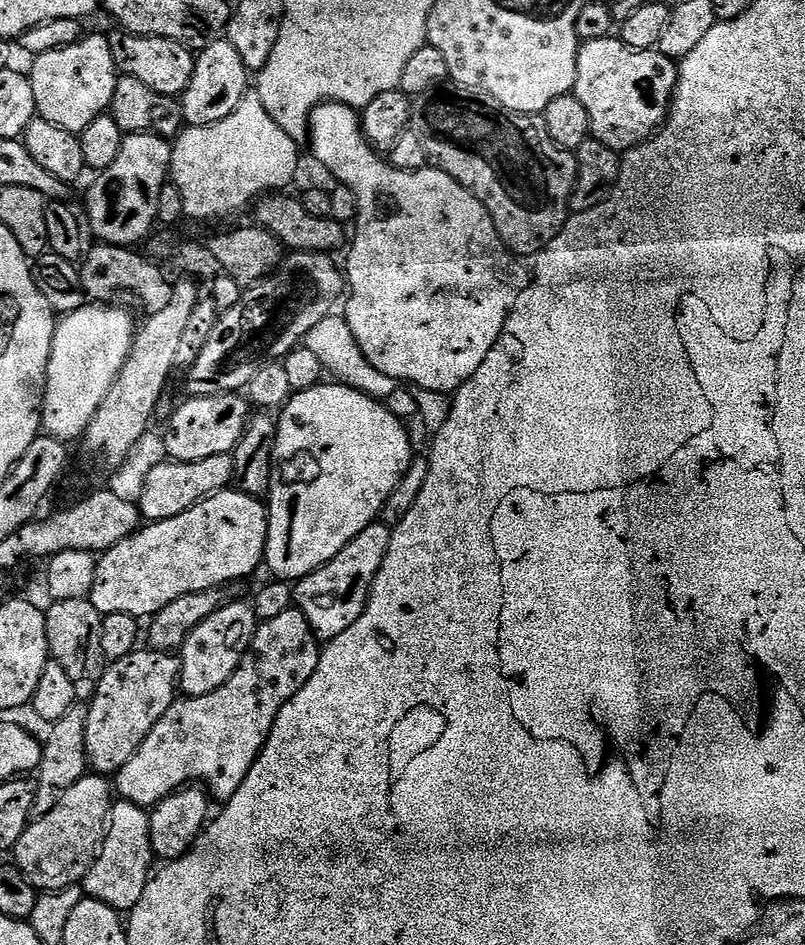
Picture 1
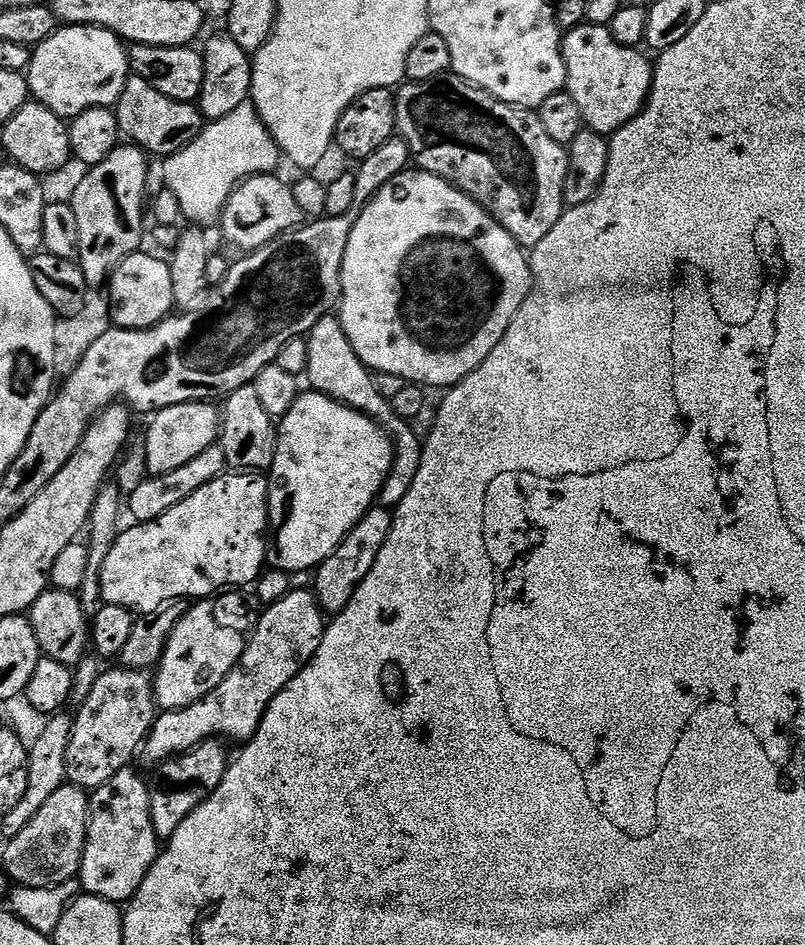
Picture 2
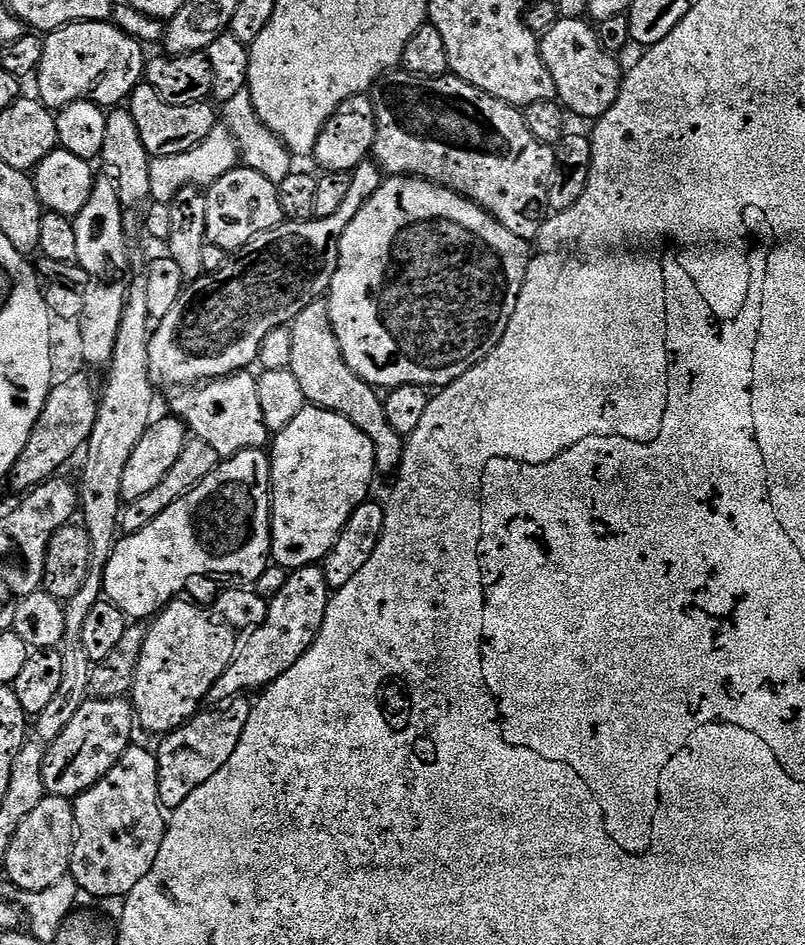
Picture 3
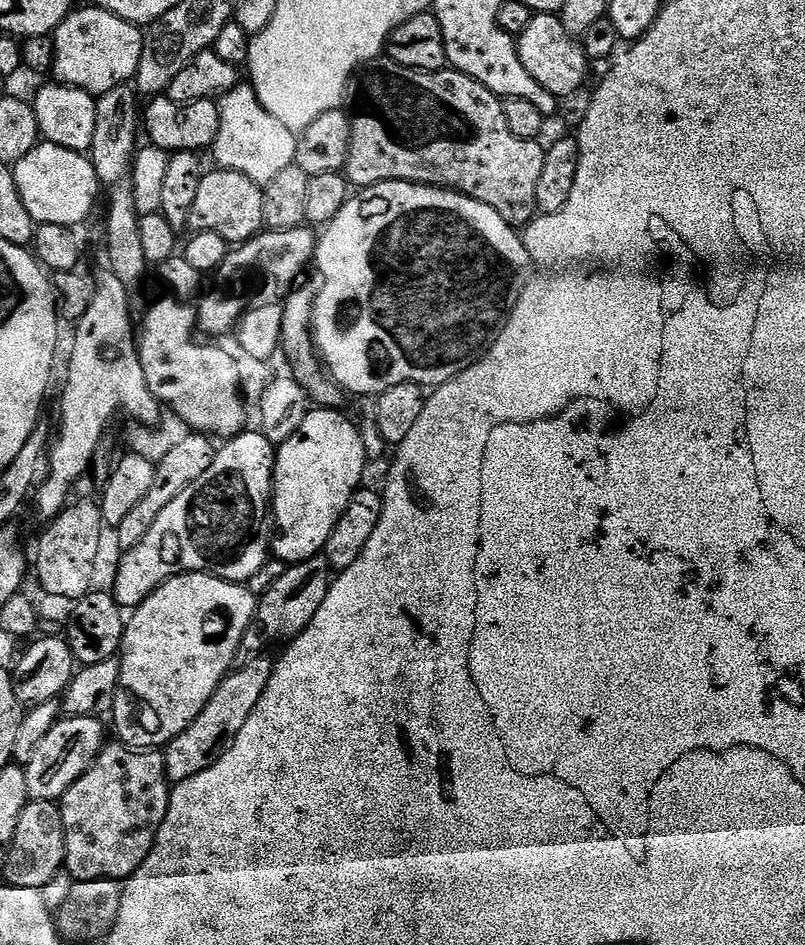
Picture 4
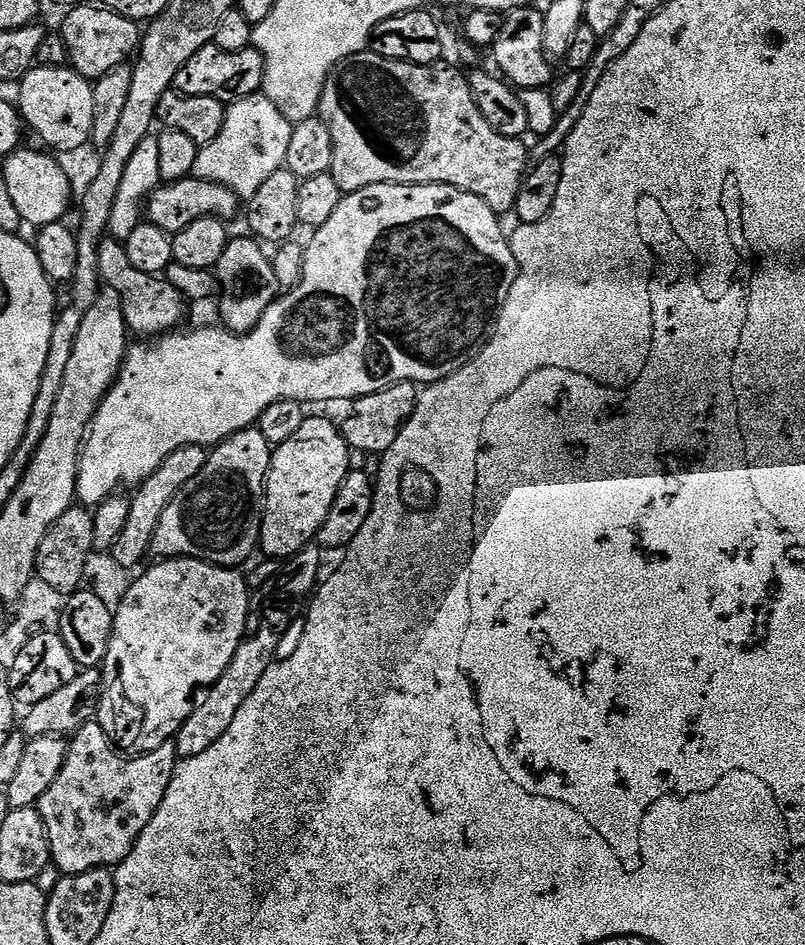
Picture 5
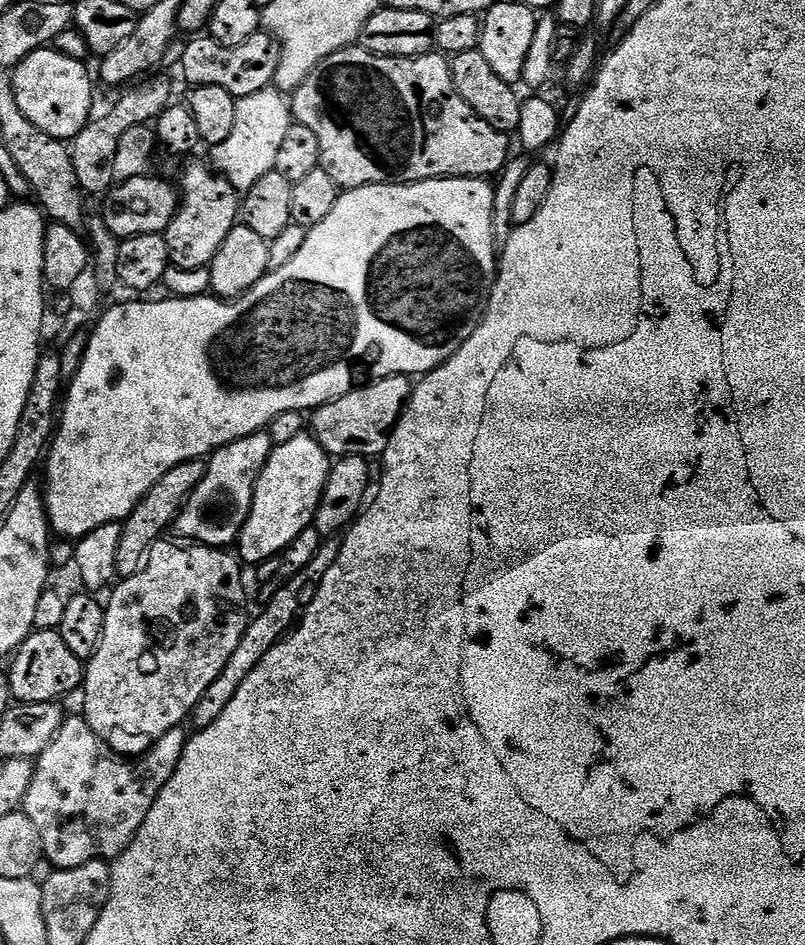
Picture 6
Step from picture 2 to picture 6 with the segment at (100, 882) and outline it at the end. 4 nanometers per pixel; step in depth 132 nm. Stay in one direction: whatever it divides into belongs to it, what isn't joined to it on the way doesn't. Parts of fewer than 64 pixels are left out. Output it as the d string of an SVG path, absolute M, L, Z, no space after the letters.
M69 715L58 734L54 734L54 742L50 742L44 753L36 757L30 790L26 790L22 809L30 822L38 826L38 838L44 847L43 857L59 870L86 866L86 862L95 860L111 862L123 854L138 834L142 822L146 822L146 814L150 814L158 794L162 794L174 770L178 770L182 750L186 750L190 735L189 729L186 729L181 726L162 734L160 741L142 756L121 758L106 750L104 741L98 738L98 734L94 734L83 715Z

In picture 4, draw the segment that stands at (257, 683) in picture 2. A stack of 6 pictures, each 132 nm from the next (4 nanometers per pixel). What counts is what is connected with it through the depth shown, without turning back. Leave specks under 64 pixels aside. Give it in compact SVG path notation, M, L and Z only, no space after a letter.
M323 555L285 567L282 578L278 578L278 582L274 582L274 586L259 597L255 623L258 628L260 624L261 634L268 640L291 641L299 632L306 630L306 626L310 626L310 618L318 614L318 606L322 606L322 598L326 598L332 582L333 577Z

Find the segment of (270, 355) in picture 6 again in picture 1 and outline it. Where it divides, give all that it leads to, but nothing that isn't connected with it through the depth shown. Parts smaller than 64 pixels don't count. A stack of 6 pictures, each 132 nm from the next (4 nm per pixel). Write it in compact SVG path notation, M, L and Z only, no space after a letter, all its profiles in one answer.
M319 104L312 111L312 116L308 119L308 134L312 152L316 155L316 160L336 179L343 187L354 190L354 198L358 198L358 214L354 221L356 237L351 237L348 252L348 268L346 267L346 288L348 300L348 311L346 317L350 330L353 331L354 338L357 339L358 346L361 347L362 354L366 356L370 363L389 375L390 378L403 382L408 386L425 387L426 390L444 392L447 394L459 393L459 390L469 378L474 374L474 370L485 367L489 363L488 355L492 352L492 347L499 342L500 336L505 335L504 327L506 318L511 314L512 308L516 305L516 299L520 297L522 284L516 281L516 264L513 253L504 247L499 236L496 235L496 227L486 214L482 202L474 198L454 178L450 178L445 172L440 171L435 166L426 166L417 172L403 172L389 164L387 159L376 149L371 148L364 131L360 125L360 112L355 108L345 104Z

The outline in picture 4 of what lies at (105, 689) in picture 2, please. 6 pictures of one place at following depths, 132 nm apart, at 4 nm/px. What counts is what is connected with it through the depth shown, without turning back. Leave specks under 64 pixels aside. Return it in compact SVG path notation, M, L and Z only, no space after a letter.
M64 716L57 720L56 725L38 742L38 750L34 750L34 758L24 768L26 774L26 790L34 800L59 801L60 797L70 790L70 786L86 772L96 760L96 755L104 748L103 719L94 716Z

